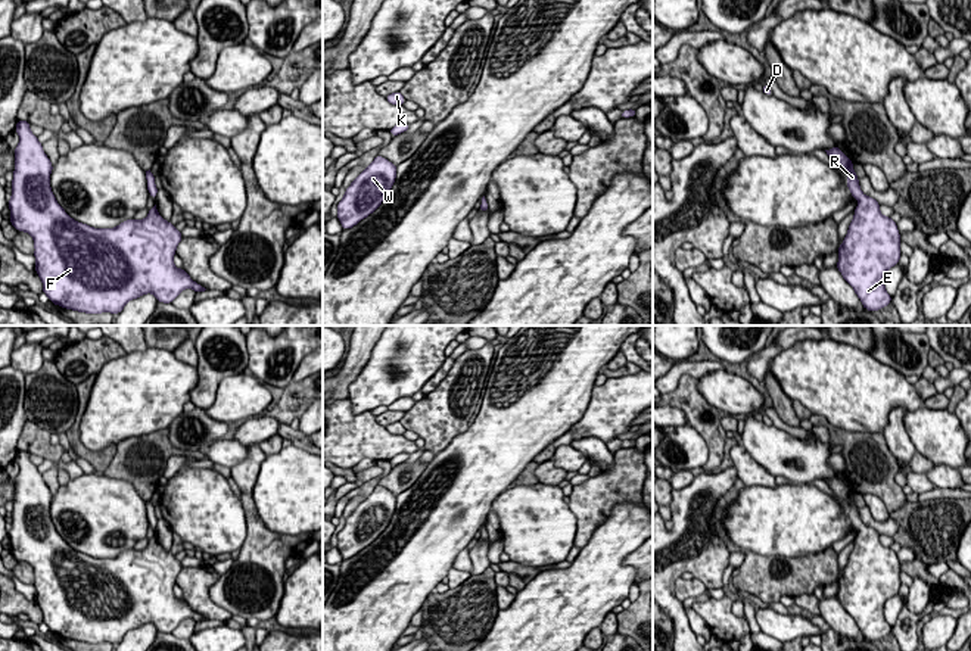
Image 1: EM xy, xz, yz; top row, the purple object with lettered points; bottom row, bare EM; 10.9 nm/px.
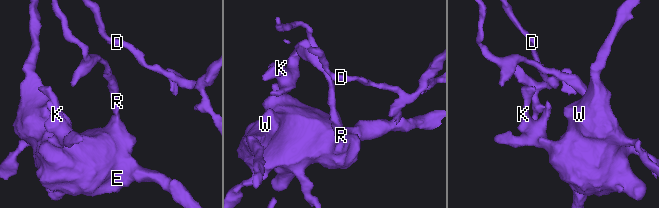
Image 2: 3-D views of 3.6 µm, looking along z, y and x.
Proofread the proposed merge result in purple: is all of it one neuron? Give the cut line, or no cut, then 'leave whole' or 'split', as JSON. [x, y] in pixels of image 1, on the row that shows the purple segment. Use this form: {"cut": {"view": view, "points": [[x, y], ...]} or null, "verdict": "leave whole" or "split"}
{"cut": null, "verdict": "leave whole"}

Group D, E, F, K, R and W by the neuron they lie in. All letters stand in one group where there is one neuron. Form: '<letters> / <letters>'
D E F K R W

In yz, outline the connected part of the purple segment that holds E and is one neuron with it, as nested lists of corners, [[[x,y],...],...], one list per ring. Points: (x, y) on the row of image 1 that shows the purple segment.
[[[834,146],[825,150],[831,161],[849,174],[847,189],[859,200],[853,221],[838,247],[837,268],[853,287],[868,311],[878,311],[891,302],[884,287],[884,274],[900,259],[897,224],[880,212],[880,203],[859,187],[853,162]]]

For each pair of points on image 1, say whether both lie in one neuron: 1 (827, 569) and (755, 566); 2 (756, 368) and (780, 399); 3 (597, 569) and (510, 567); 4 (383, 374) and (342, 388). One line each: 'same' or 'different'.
1: same
2: different
3: different
4: different

